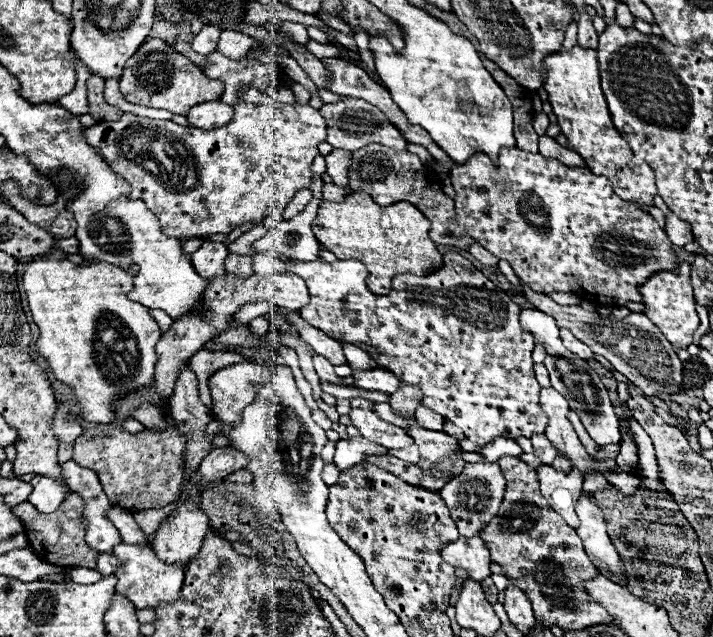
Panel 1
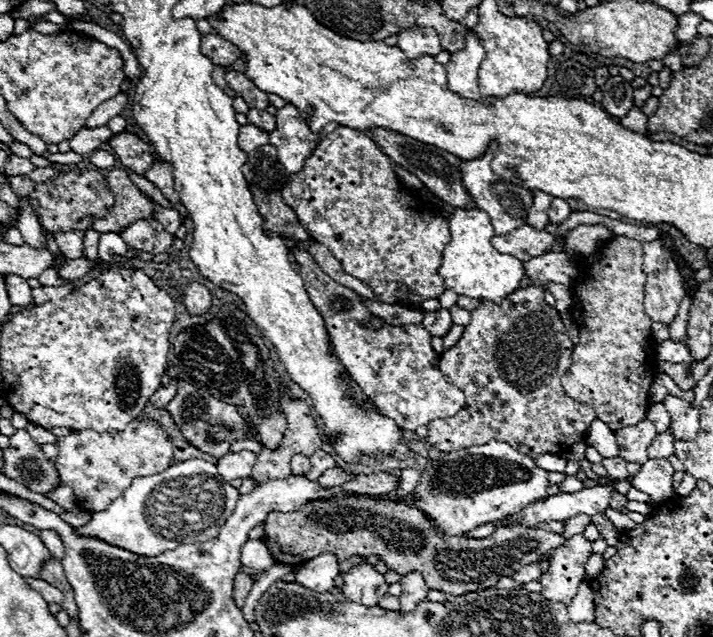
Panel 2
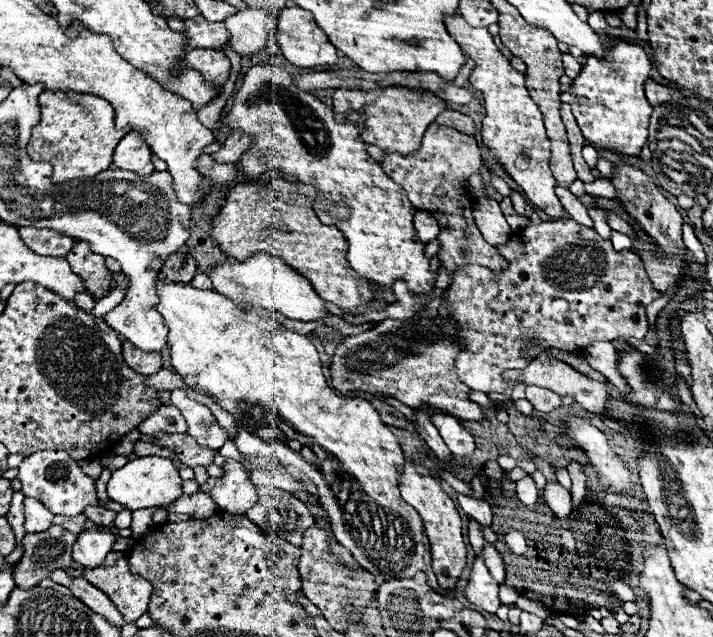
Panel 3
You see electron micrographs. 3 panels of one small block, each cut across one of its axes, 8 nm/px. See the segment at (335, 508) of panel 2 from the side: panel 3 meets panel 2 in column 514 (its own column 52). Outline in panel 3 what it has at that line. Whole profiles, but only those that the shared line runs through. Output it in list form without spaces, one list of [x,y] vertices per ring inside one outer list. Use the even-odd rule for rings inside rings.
[[[52,526],[44,534],[26,534],[22,540],[24,558],[12,574],[16,586],[28,590],[48,578],[52,570],[72,568],[72,546],[76,538],[74,532],[62,526]]]

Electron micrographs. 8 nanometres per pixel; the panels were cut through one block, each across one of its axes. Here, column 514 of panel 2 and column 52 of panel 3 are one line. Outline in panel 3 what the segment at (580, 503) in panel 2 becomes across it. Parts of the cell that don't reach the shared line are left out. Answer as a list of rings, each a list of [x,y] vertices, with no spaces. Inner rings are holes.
[[[24,498],[24,528],[26,532],[46,532],[52,526],[54,514],[38,500]]]

